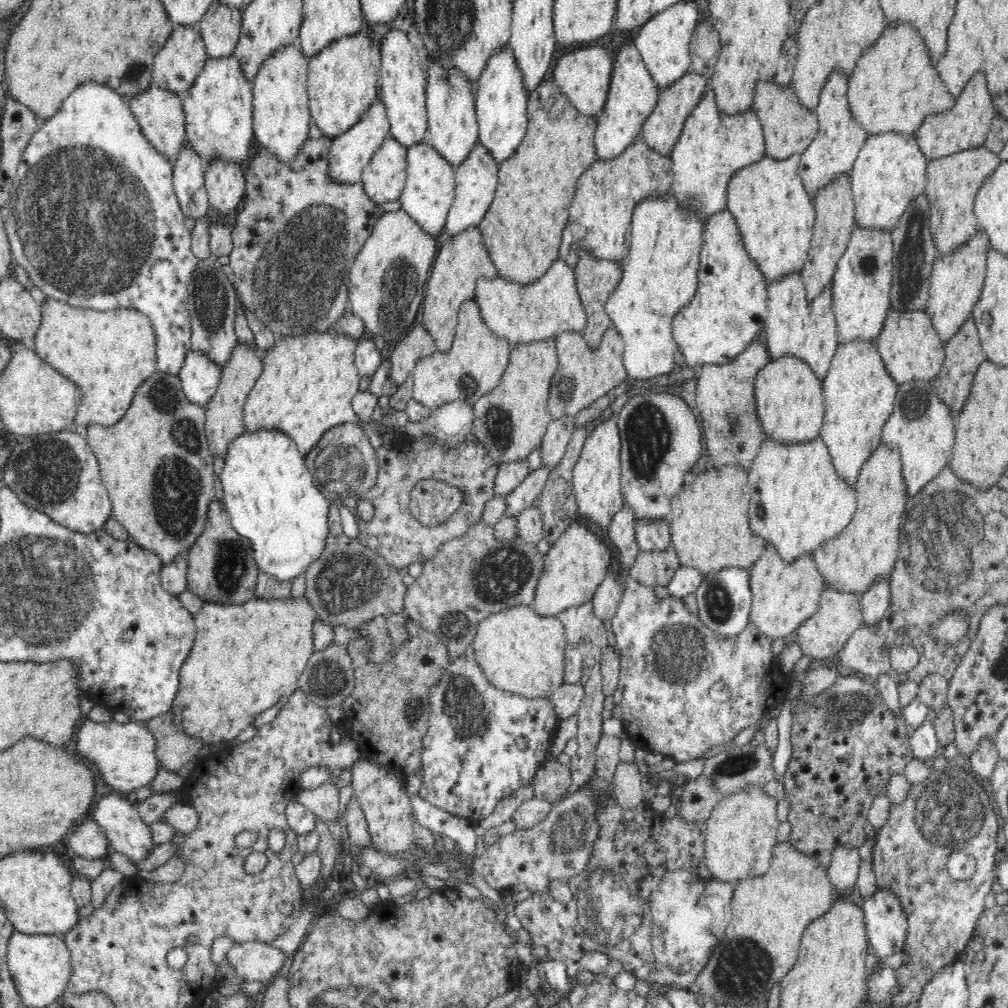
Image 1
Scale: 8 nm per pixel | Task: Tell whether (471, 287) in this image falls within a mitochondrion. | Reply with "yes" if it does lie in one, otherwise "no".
no

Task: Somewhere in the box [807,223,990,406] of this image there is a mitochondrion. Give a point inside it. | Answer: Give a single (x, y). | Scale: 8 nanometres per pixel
(869, 264)

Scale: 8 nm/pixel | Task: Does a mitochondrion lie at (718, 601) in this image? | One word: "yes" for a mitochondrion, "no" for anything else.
yes

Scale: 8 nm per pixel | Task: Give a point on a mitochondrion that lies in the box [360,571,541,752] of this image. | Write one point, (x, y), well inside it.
(467, 714)

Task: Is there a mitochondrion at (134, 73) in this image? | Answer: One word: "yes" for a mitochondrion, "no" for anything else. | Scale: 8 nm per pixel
yes

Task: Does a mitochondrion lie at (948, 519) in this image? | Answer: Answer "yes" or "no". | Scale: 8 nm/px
yes

